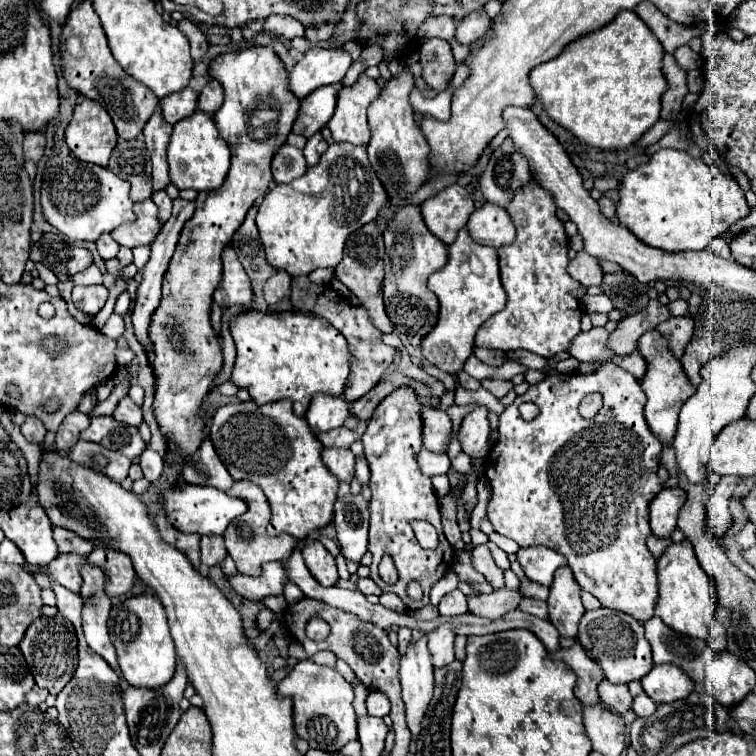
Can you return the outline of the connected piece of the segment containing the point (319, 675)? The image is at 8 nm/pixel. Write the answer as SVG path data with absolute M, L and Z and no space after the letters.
M302 660L278 684L278 696L292 700L294 730L298 738L310 744L310 748L318 748L324 752L336 752L348 742L358 738L356 712L352 708L352 700L354 700L352 686L334 668L320 666L312 660Z

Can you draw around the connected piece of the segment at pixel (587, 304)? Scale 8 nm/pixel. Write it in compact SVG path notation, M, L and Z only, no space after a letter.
M598 294L598 296L582 296L580 298L580 306L582 306L582 310L584 312L588 312L588 314L592 314L592 312L600 312L600 314L608 314L614 306L612 306L612 302L604 296L604 294Z

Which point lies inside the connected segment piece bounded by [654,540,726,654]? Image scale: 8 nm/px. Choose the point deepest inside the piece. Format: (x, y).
(686, 602)

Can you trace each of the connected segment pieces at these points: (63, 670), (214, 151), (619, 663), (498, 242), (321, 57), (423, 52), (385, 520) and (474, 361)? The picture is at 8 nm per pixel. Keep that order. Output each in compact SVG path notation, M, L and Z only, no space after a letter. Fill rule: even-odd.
M62 614L56 616L40 616L32 626L28 626L20 650L32 670L32 676L36 680L38 688L46 688L50 694L58 694L74 676L74 670L78 666L78 640L72 622L68 622Z
M196 110L192 116L182 118L178 124L174 124L168 146L168 164L170 180L180 190L192 188L196 192L212 192L224 182L230 166L230 150L228 144L220 138L212 116Z
M610 608L588 610L580 620L578 640L590 658L600 664L604 678L610 682L628 684L632 680L642 680L652 670L652 652L648 640L644 638L644 626L624 612Z
M484 202L482 208L478 208L470 220L468 220L468 232L478 244L500 248L514 242L514 224L508 216L508 212L496 204Z
M312 48L290 72L290 88L298 98L306 98L320 86L340 84L346 76L352 58L340 48Z
M430 38L420 46L420 64L422 64L424 82L436 94L450 84L456 72L456 62L450 44L440 38Z
M410 388L394 390L390 396L386 396L380 406L374 410L372 418L368 420L368 428L362 436L364 454L370 464L370 544L368 550L372 552L372 564L370 564L370 578L384 590L394 592L402 598L402 602L410 608L422 608L426 606L428 592L434 582L438 582L448 570L454 568L454 548L448 544L446 536L442 534L440 524L440 510L438 510L438 498L434 494L432 482L428 476L424 476L418 468L418 452L422 450L422 422L420 422L420 402L416 398L416 392ZM412 520L426 520L430 522L438 534L440 544L434 550L424 550L410 526ZM382 556L392 556L396 568L398 568L398 582L394 586L382 582L378 576L378 564ZM410 582L418 582L424 590L424 598L420 602L410 600L406 594L406 586Z
M472 356L466 366L464 366L464 372L468 372L470 376L476 376L478 380L482 380L484 376L494 376L494 370L490 366L484 366L484 362L480 362L476 356Z

